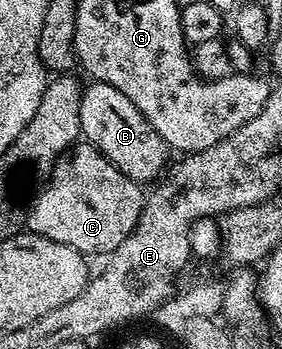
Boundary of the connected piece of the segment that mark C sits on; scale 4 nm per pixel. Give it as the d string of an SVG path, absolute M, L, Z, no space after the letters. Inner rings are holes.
M75 143L58 156L48 180L33 198L28 213L28 229L44 239L64 243L78 253L113 253L136 227L142 214L144 189L139 182L128 179L89 143Z

